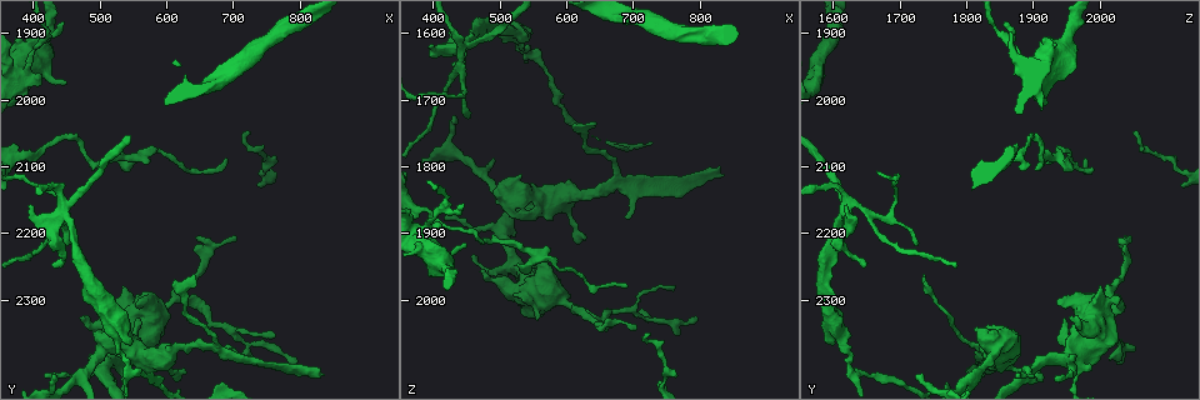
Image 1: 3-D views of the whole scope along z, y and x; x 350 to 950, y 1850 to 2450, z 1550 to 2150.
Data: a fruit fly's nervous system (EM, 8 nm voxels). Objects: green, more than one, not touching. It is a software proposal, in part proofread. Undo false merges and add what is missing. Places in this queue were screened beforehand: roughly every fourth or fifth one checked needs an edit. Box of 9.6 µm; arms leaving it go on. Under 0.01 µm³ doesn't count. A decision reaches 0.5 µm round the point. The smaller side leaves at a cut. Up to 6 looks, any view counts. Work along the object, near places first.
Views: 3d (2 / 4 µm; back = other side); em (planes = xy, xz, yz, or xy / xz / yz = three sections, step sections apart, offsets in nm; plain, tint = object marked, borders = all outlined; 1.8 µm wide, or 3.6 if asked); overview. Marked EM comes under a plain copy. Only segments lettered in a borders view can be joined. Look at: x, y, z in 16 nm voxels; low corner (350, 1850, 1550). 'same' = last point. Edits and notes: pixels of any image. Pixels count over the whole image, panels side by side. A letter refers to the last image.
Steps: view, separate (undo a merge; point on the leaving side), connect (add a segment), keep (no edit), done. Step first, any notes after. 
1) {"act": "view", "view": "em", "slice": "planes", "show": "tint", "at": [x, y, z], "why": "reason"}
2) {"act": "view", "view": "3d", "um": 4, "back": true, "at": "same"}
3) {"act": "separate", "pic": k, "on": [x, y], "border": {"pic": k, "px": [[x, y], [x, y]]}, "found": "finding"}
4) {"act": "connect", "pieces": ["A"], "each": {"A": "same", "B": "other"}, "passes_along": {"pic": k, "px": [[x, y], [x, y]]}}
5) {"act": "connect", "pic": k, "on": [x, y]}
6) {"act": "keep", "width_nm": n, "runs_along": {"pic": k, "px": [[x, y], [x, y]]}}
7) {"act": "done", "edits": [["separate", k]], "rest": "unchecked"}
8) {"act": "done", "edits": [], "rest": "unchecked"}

{"act": "view", "view": "em", "slice": "planes", "show": "borders", "at": [450, 2220, 1730], "why": "tapers out"}

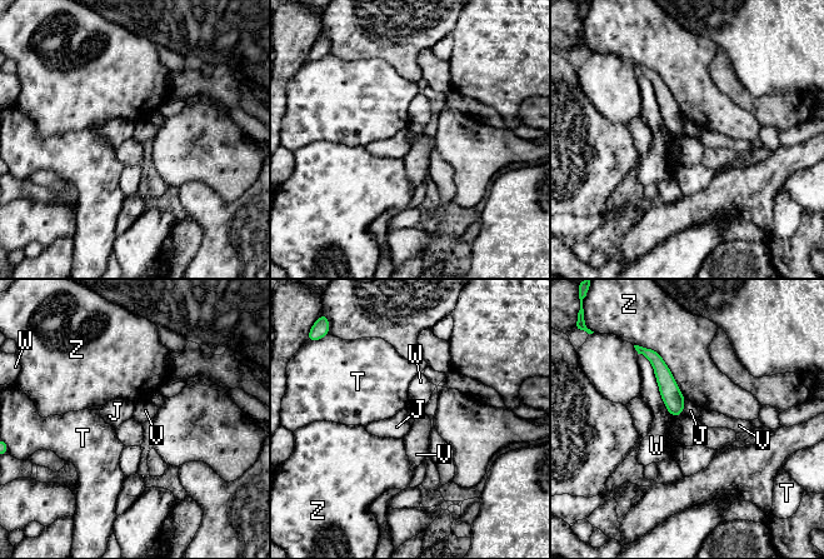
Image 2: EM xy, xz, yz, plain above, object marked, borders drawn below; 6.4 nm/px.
{"act": "keep", "width_nm": 130, "each": {"J": "other", "T": "other", "V": "other", "W": "other", "Z": "other"}, "border": {"pic": 2, "px": [[685, 399], [680, 414]]}, "found": "none of them fits"}

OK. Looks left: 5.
{"act": "view", "view": "em", "slice": "planes", "show": "tint", "at": [445, 2170, 1620], "why": "looks like a crossing"}

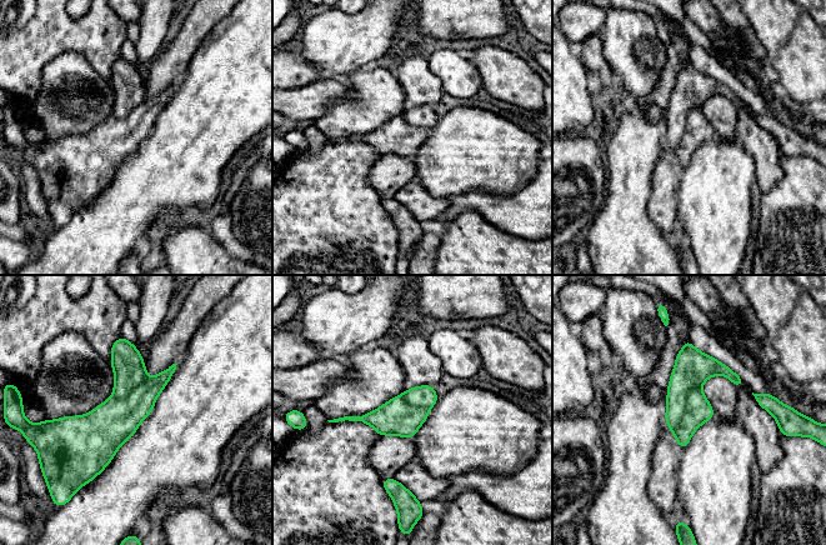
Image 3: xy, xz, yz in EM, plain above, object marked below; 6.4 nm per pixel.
{"act": "view", "view": "em", "slice": "planes", "show": "borders", "at": "same", "why": "what lies round it"}

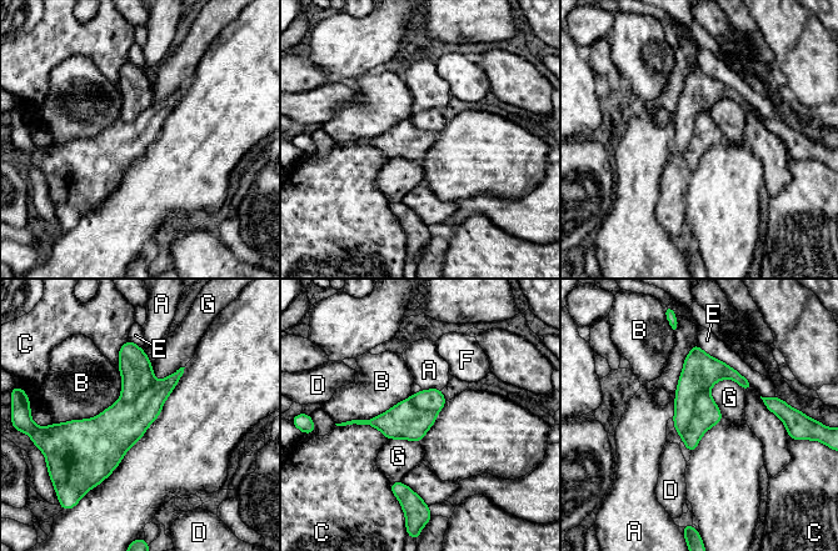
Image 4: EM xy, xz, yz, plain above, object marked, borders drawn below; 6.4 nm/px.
{"act": "separate", "pic": 4, "on": [699, 374], "each": {"A": "other", "B": "other", "C": "other", "D": "other", "E": "other", "F": "other", "G": "other"}, "border": {"pic": 4, "px": [[708, 391], [698, 395], [682, 436]]}, "found": "a second cell is stuck on"}

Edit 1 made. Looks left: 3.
{"act": "view", "view": "3d", "um": 2, "at": [480, 2385, 1960], "why": "branch stops here"}

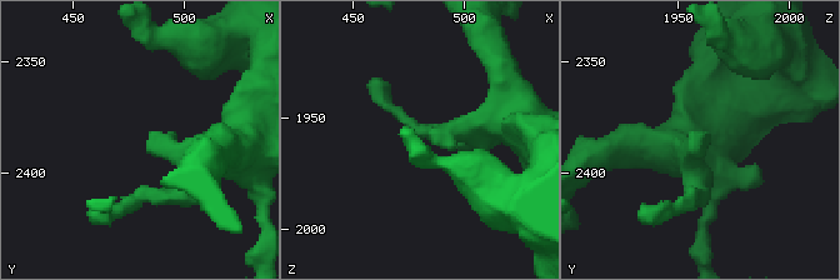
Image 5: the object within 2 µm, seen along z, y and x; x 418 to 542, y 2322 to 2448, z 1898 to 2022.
{"act": "view", "view": "em", "slice": "planes", "show": "borders", "at": [484, 2383, 1956], "why": "now the EM"}

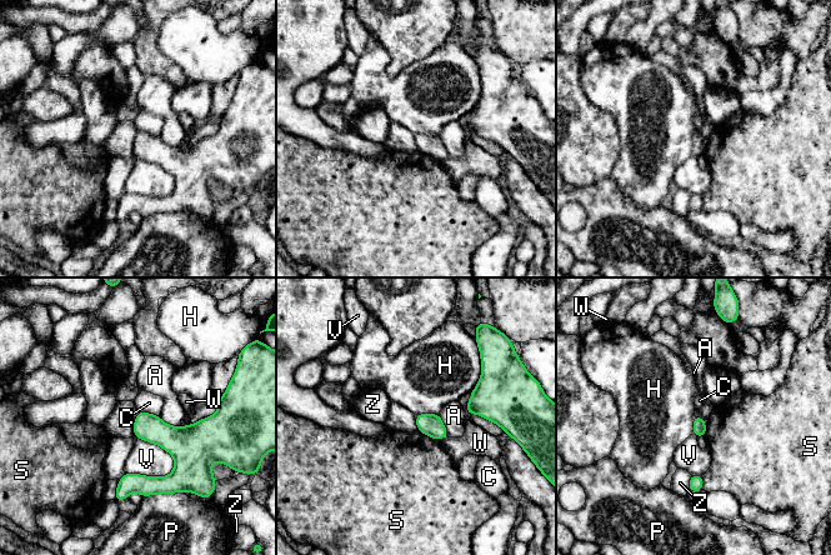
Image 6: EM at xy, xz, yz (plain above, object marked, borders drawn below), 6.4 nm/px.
{"act": "keep", "longest_contact_nm": ["V", 360], "each": {"A": "other", "C": "other", "H": "other", "P": "other", "S": "other", "V": "other", "W": "other", "Z": "other"}, "found": "none of them fits"}

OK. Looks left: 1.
{"act": "done", "edits": [["separate", 4]], "rest": "unchecked"}

